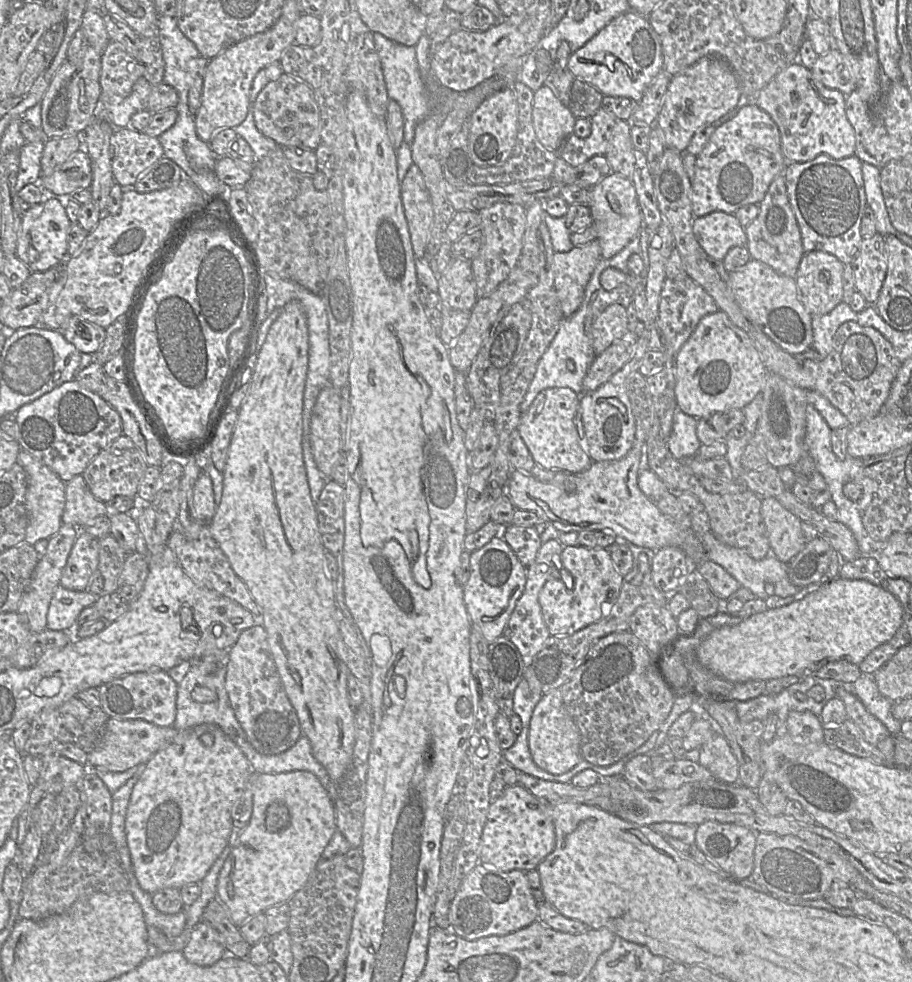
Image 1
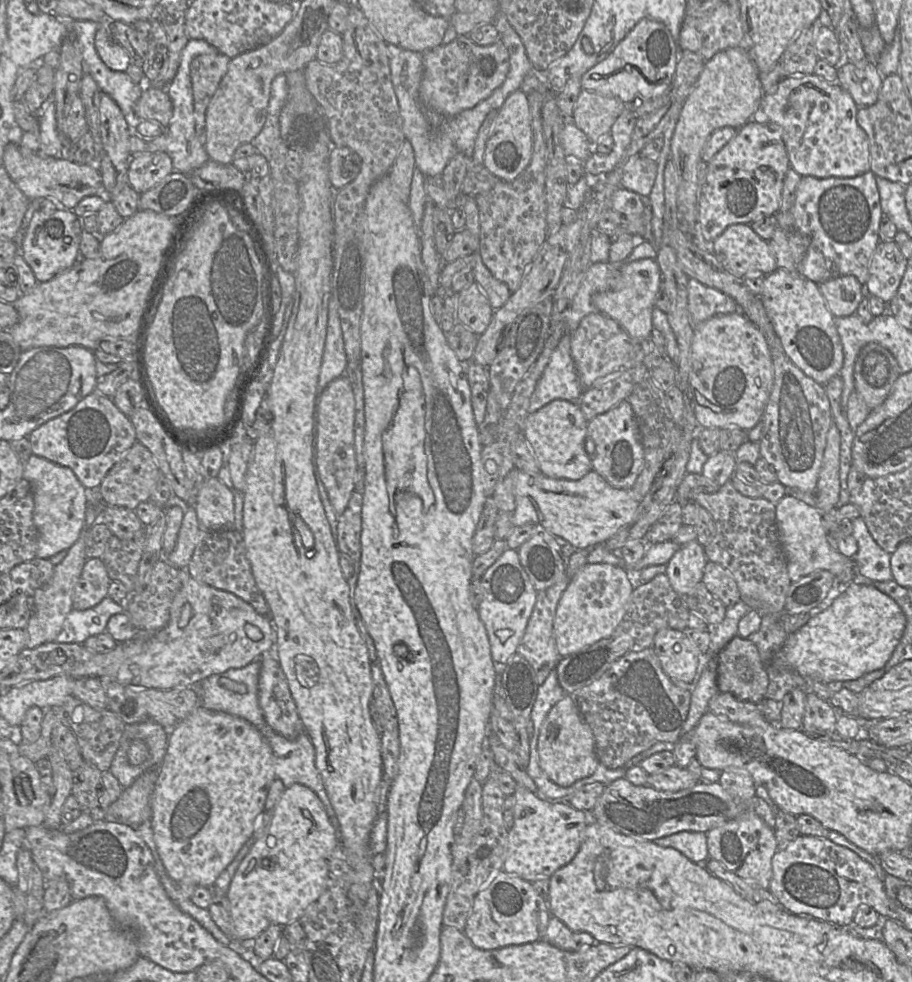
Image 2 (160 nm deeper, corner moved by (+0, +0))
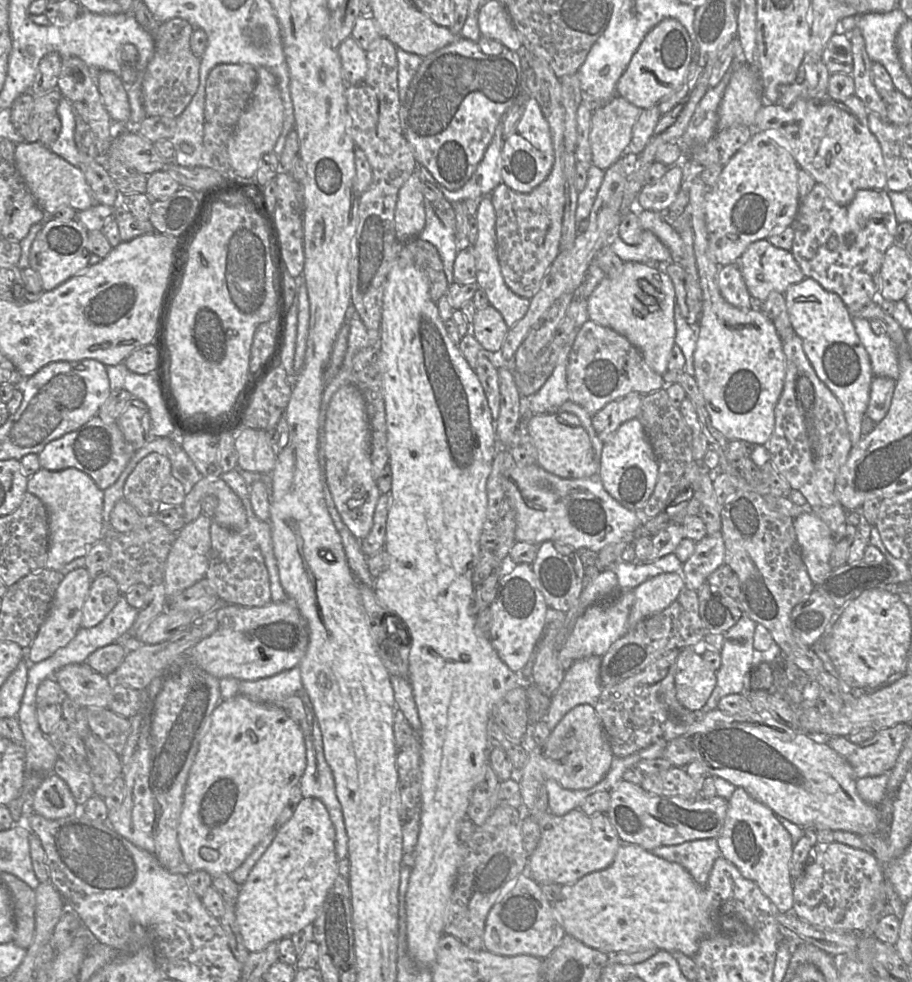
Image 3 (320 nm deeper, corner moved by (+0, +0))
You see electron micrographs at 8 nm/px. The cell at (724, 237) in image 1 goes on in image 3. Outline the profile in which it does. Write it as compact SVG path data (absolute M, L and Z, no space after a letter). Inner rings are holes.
M767 239L751 243L736 263L739 266L749 293L755 301L766 301L772 291L784 295L785 291L806 276L790 251L775 247Z

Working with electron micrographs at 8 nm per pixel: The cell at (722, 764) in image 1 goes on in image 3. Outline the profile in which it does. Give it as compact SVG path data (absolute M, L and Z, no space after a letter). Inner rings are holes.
M737 787L728 801L726 819L716 839L722 857L735 865L744 878L755 882L780 913L793 911L793 878L790 861L794 842L778 817L767 806L753 799L743 788Z

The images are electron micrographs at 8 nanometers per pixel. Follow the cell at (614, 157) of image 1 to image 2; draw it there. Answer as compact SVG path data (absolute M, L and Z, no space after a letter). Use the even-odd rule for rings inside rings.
M635 155L626 157L621 167L621 186L647 199L656 180L657 164Z

